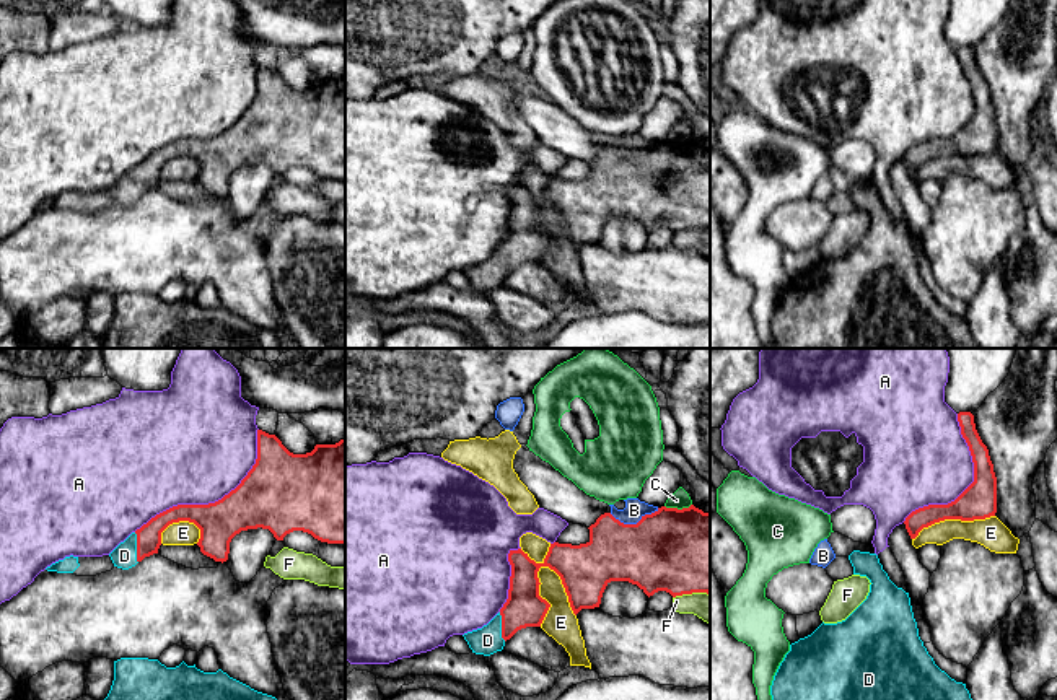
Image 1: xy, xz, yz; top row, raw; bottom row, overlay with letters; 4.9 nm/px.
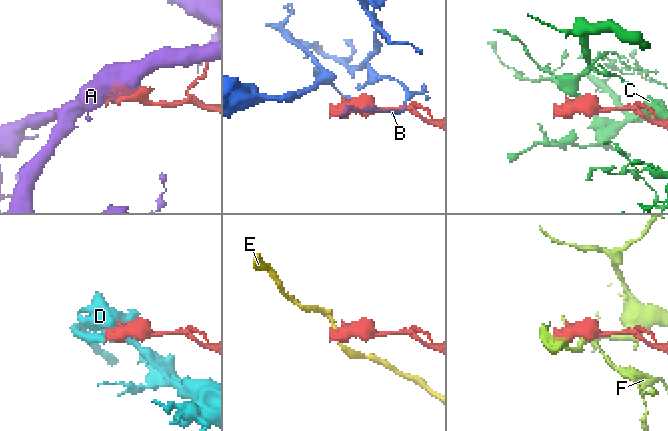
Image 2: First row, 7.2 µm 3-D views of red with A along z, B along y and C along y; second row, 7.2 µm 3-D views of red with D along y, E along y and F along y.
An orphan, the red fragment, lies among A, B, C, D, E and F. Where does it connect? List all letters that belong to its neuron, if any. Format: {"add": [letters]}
{"add": ["D"]}

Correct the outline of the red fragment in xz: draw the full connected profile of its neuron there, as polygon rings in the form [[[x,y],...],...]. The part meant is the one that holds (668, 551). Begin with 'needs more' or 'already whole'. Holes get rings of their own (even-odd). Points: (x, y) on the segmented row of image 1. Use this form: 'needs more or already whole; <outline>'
needs more; [[[694,505],[682,510],[661,506],[637,524],[624,524],[604,513],[588,529],[586,544],[554,542],[542,563],[521,549],[510,550],[507,602],[487,625],[463,635],[472,653],[490,656],[518,630],[541,627],[550,607],[539,596],[541,567],[560,576],[575,615],[599,607],[611,581],[637,584],[648,597],[658,591],[673,597],[710,594],[710,513]]]

